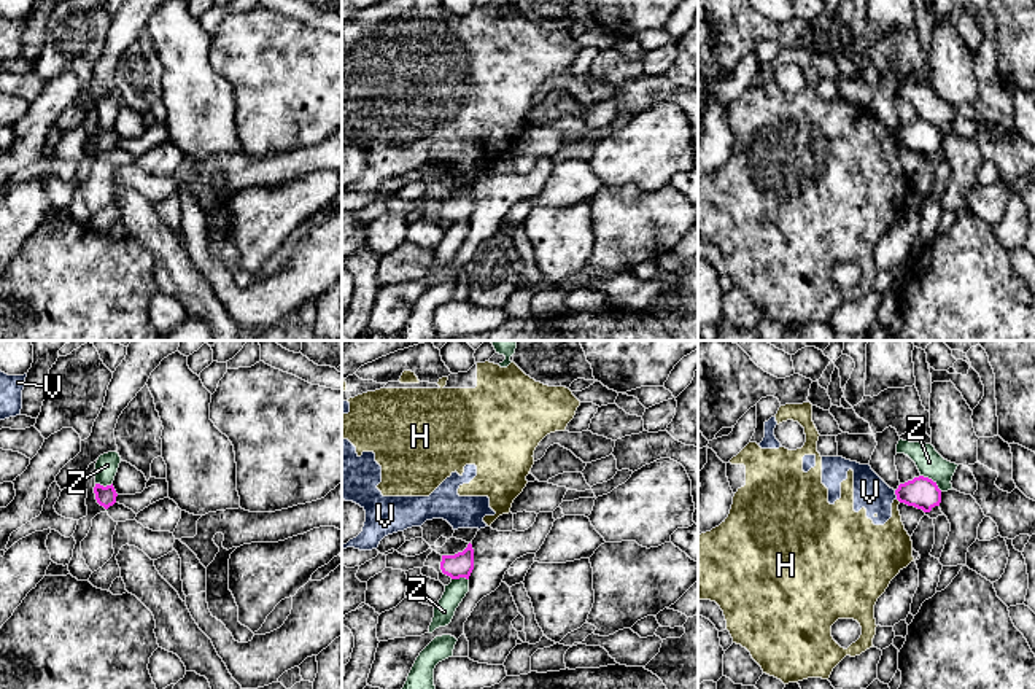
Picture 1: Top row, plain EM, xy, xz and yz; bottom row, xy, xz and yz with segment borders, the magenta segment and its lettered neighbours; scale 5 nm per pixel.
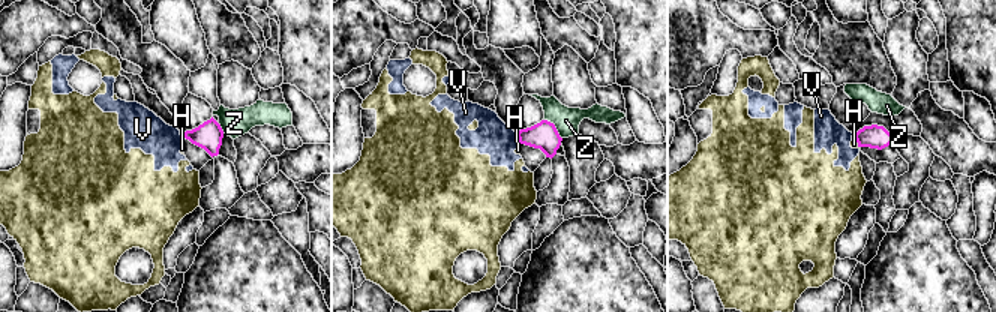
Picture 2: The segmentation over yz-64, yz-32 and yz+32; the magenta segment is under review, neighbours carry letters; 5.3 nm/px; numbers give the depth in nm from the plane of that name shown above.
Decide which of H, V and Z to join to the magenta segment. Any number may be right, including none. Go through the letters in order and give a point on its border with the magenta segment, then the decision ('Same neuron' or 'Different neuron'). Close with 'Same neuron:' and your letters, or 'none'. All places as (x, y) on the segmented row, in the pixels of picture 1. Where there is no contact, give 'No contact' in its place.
H: Touches magenta at yz (899, 500). Different neuron
V: Touches magenta at yz (895, 494). Different neuron
Z: Touches magenta at yz (932, 481). Different neuron
Same neuron: none

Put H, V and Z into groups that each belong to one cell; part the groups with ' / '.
H V / Z

